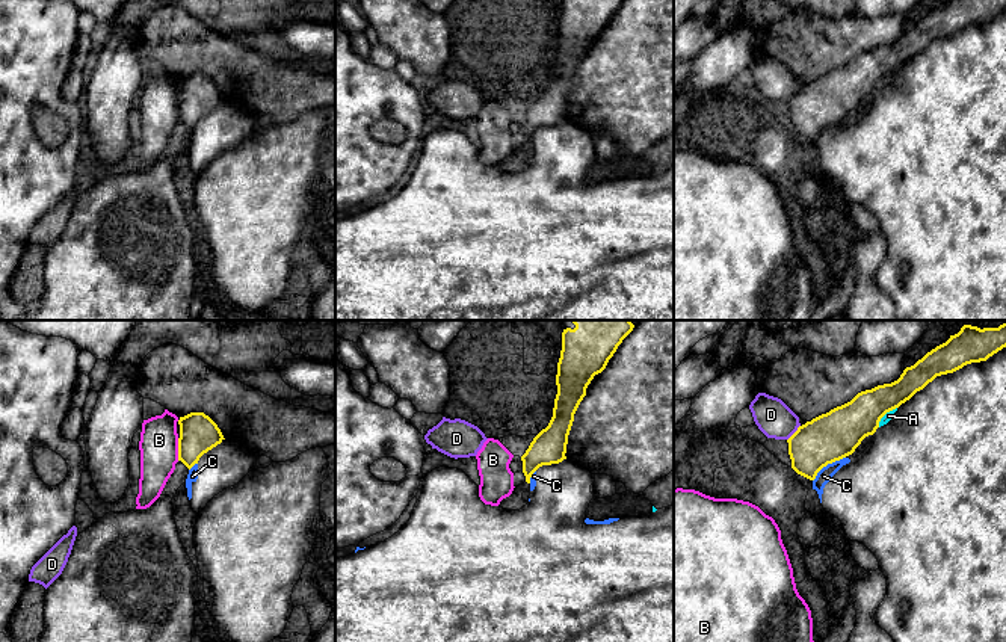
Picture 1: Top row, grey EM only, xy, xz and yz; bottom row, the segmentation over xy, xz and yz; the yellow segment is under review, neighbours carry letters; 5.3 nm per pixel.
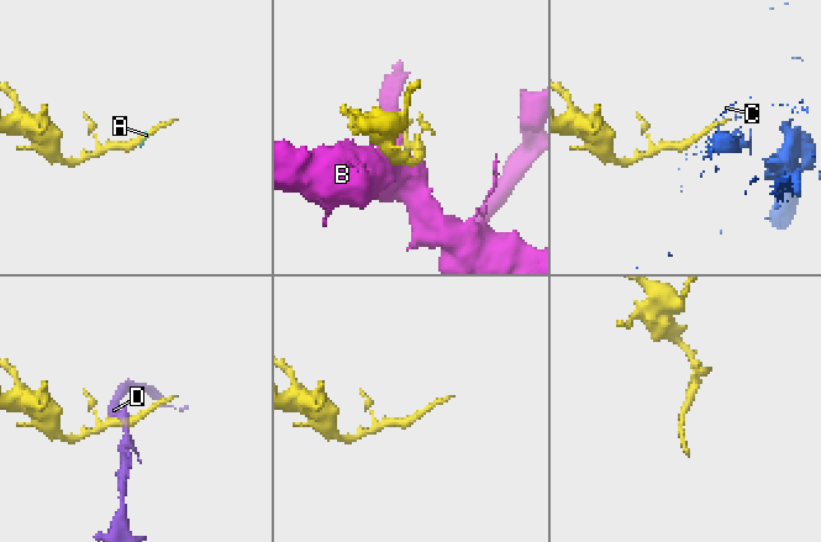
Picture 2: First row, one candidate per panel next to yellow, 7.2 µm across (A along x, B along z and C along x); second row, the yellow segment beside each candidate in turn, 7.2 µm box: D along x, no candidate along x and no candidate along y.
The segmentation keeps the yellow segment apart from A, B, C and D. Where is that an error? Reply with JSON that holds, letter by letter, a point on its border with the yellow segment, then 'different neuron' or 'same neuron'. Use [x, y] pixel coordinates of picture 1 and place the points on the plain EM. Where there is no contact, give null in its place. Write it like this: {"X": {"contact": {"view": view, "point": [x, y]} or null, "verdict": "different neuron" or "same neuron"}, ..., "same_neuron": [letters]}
{"A": {"contact": {"view": "yz", "point": [884, 76]}, "verdict": "different neuron"}, "B": {"contact": {"view": "xy", "point": [178, 111]}, "verdict": "different neuron"}, "C": {"contact": {"view": "yz", "point": [827, 126]}, "verdict": "different neuron"}, "D": {"contact": {"view": "yz", "point": [795, 94]}, "verdict": "different neuron"}, "same_neuron": []}

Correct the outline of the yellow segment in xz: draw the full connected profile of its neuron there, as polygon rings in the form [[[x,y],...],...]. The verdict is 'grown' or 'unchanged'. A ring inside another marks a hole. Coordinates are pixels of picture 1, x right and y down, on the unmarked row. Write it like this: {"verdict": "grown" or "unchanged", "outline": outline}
{"verdict": "unchanged", "outline": [[[562,0],[553,79],[521,118],[526,144],[542,127],[566,121],[574,76],[595,36],[601,35],[624,0]]]}

